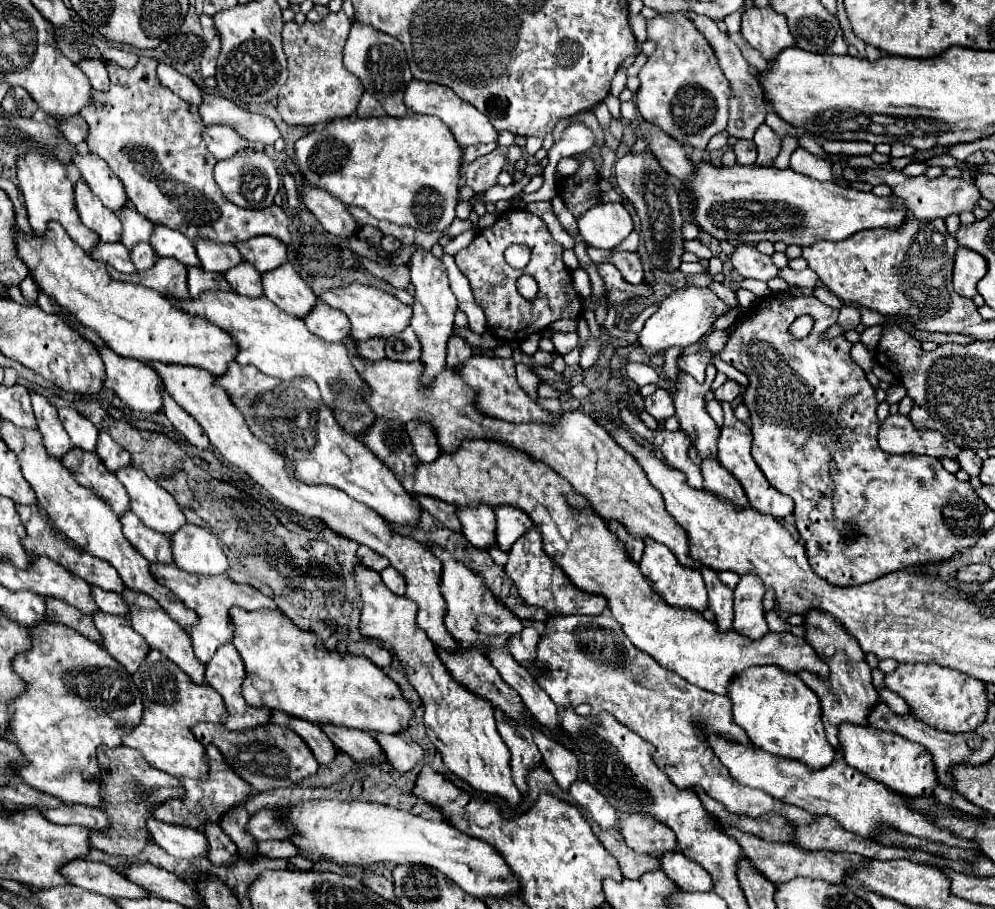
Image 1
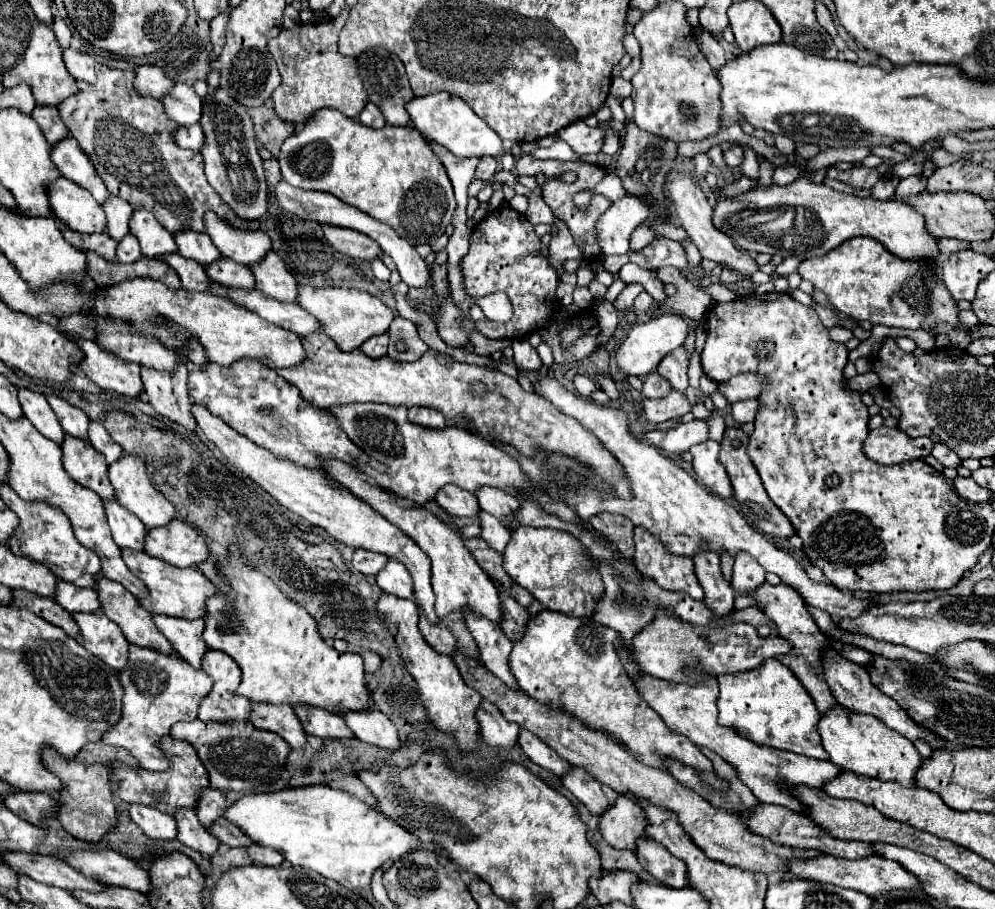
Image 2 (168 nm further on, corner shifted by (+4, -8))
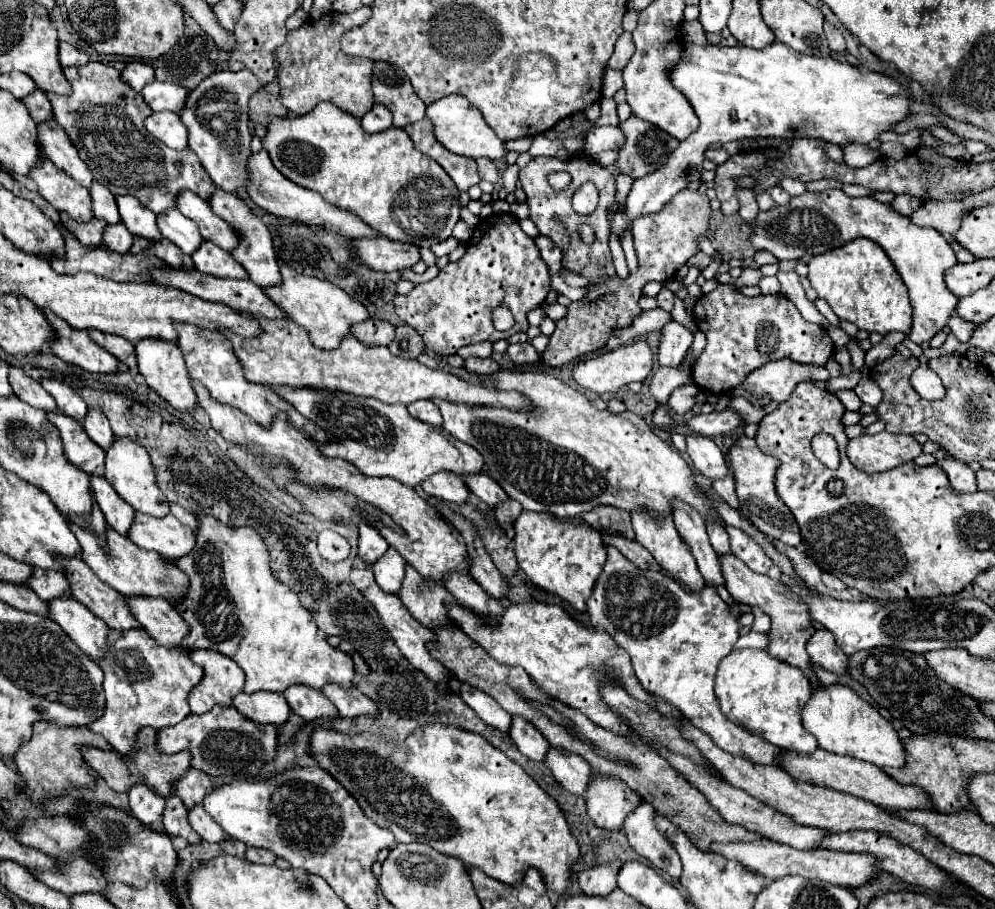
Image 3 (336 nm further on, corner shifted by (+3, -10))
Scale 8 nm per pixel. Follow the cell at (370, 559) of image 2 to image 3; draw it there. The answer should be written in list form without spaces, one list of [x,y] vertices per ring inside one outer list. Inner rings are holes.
[[[359,522],[357,528],[359,528],[359,556],[365,562],[373,564],[377,558],[381,558],[381,554],[385,554],[389,544],[385,542],[385,538],[381,538],[381,534],[377,534],[377,530],[373,530],[365,522]]]

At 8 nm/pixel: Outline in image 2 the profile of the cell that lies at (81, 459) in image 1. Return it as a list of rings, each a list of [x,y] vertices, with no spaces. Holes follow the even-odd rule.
[[[66,436],[62,446],[62,464],[78,484],[94,490],[104,502],[114,500],[114,488],[108,480],[108,466],[88,442]]]

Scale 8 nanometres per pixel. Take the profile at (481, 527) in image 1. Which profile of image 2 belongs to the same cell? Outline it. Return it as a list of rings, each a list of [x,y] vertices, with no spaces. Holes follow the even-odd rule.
[[[452,484],[448,488],[444,488],[444,492],[440,492],[440,496],[436,496],[436,502],[450,516],[458,516],[458,518],[480,518],[480,504],[478,504],[476,494],[464,492],[460,488],[452,488]]]

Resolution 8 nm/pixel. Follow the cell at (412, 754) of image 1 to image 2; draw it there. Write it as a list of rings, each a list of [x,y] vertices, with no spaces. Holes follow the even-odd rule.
[[[352,712],[344,716],[348,728],[354,732],[354,736],[366,744],[386,748],[386,750],[400,750],[400,738],[396,732],[396,726],[380,712]]]

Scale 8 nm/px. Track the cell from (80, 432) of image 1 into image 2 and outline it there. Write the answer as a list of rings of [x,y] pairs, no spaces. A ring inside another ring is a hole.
[[[48,396],[48,404],[52,406],[52,410],[66,434],[80,438],[80,440],[88,440],[88,422],[90,420],[82,410],[70,406],[66,400],[62,400],[58,396]]]

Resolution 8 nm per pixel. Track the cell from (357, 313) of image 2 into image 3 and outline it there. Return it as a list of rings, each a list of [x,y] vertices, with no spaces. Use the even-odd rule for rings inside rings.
[[[281,266],[281,278],[283,278],[281,284],[269,286],[263,292],[287,314],[289,320],[293,320],[295,324],[307,330],[309,340],[317,348],[323,348],[323,350],[337,348],[341,338],[349,334],[351,324],[369,318],[369,312],[357,300],[353,300],[349,294],[345,294],[339,286],[331,284],[329,280],[319,280],[313,276],[297,274],[289,266]]]

